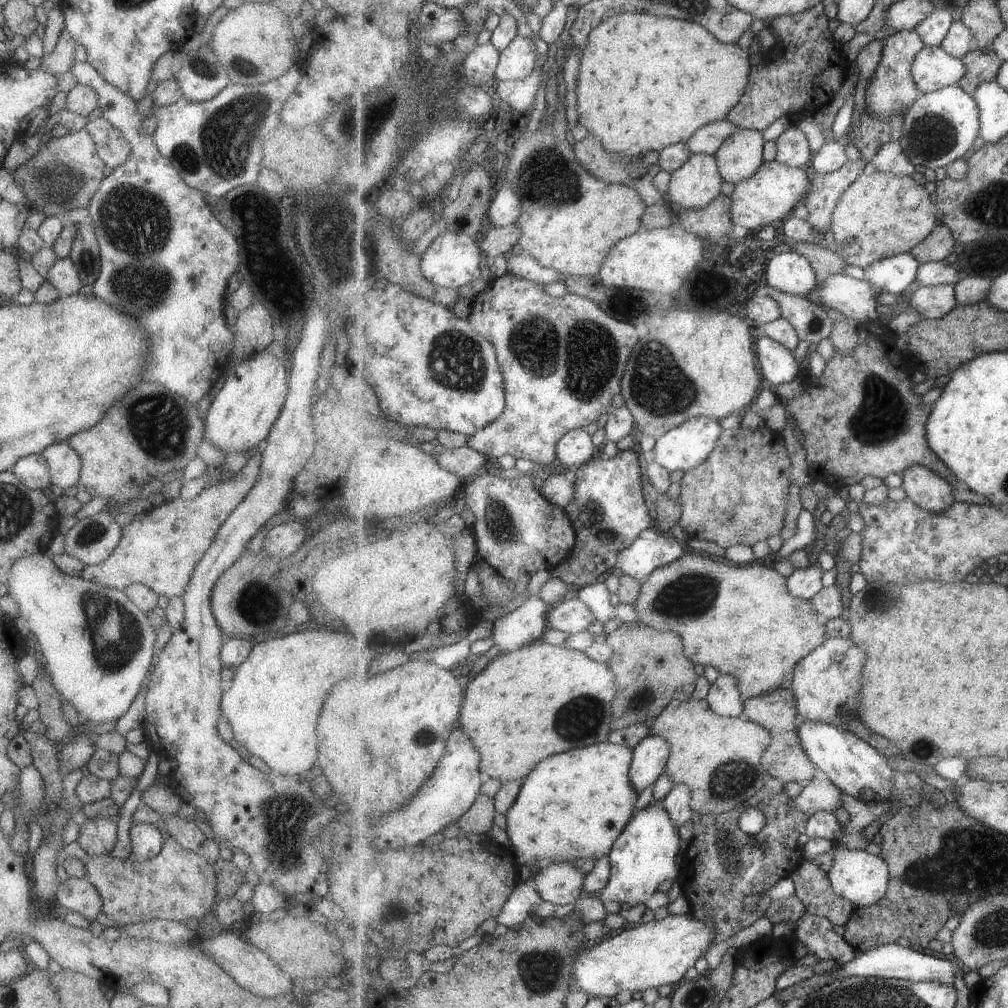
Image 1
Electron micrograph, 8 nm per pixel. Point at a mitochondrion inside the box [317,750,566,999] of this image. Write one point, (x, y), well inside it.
(539, 971)

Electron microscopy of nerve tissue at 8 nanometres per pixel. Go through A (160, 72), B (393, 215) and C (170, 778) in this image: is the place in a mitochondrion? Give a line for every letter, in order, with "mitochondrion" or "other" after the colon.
A: other
B: other
C: other

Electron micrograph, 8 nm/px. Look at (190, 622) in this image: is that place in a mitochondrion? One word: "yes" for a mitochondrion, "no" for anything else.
no

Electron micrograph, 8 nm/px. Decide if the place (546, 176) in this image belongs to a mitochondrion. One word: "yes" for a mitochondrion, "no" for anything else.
yes

